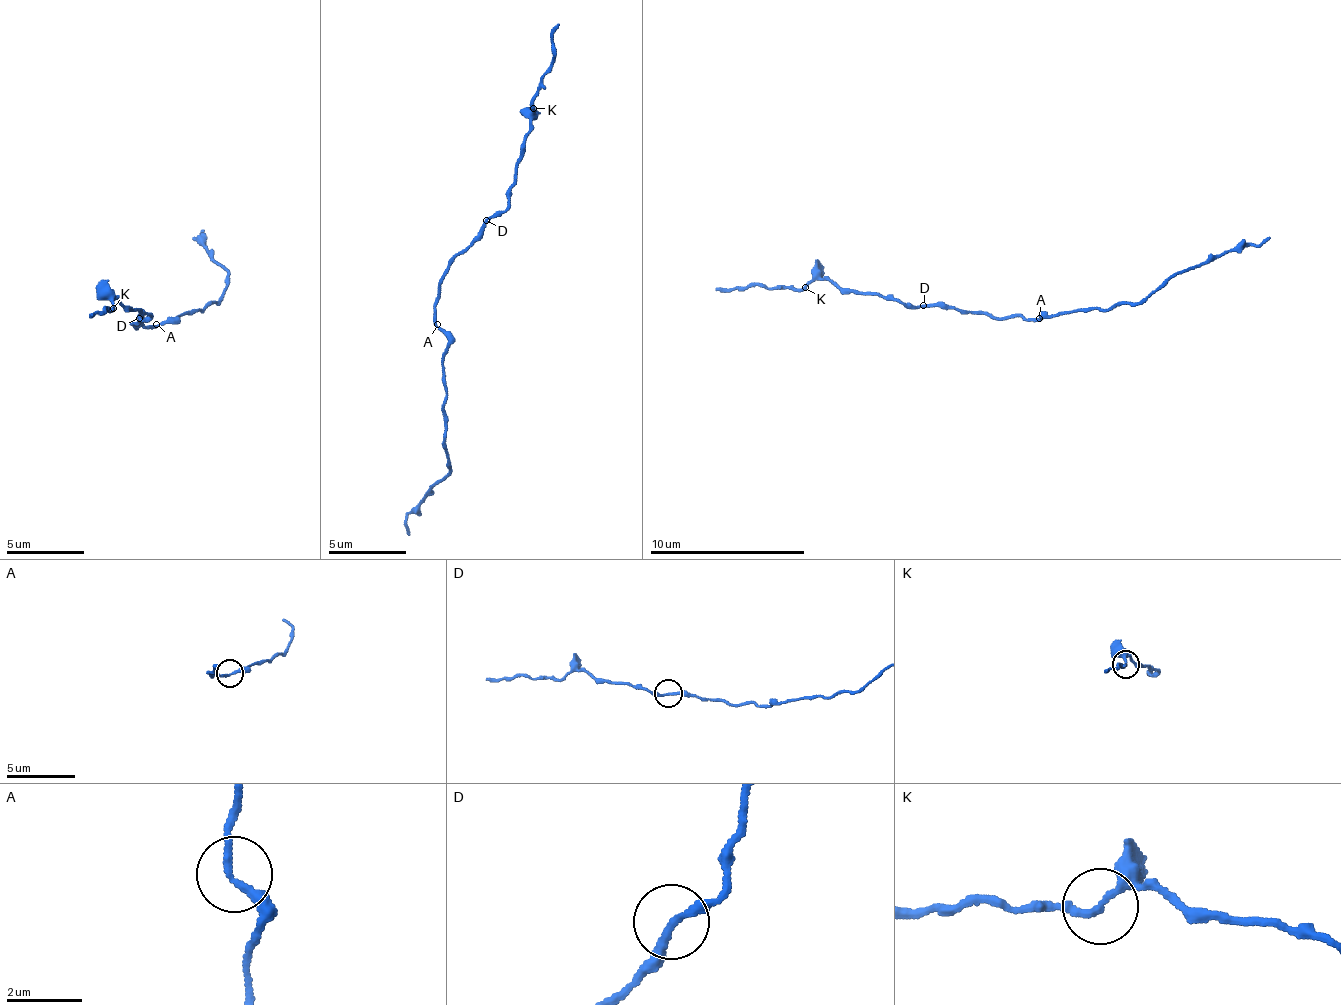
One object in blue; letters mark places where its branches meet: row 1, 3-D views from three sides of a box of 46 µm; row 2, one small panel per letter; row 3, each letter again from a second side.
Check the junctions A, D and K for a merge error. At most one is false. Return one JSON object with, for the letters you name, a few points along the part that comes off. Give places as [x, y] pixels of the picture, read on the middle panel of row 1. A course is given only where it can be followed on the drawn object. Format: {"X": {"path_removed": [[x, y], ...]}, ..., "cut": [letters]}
{"cut": []}

